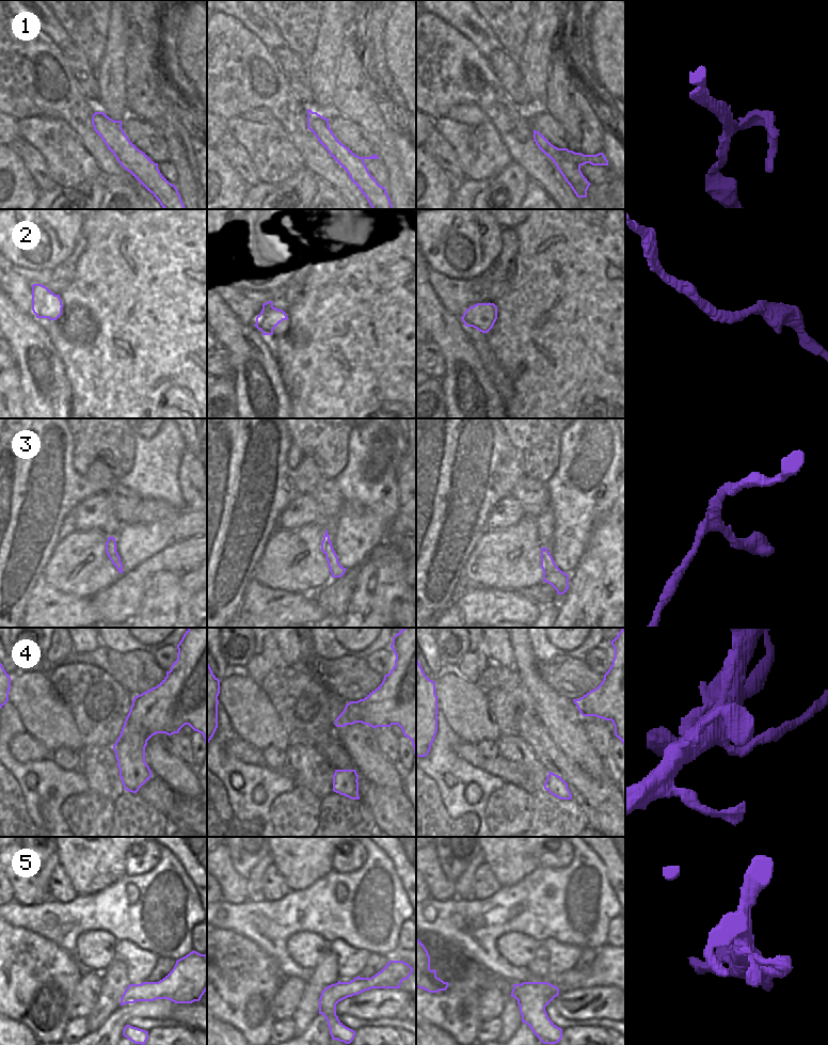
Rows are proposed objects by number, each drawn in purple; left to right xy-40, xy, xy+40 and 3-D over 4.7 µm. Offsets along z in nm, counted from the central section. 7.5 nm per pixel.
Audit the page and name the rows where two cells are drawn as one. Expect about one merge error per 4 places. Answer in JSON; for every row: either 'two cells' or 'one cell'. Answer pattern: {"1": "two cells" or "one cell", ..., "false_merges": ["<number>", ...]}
{"1": "two cells", "2": "one cell", "3": "one cell", "4": "two cells", "5": "one cell", "false_merges": ["1", "4"]}

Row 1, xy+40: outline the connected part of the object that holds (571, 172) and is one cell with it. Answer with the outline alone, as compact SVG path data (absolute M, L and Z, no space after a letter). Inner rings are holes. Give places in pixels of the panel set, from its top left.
M534 130L534 141L540 151L550 157L568 185L572 188L577 197L587 197L587 190L591 185L577 165L569 159L564 159L559 154L559 148L554 146L542 133Z

